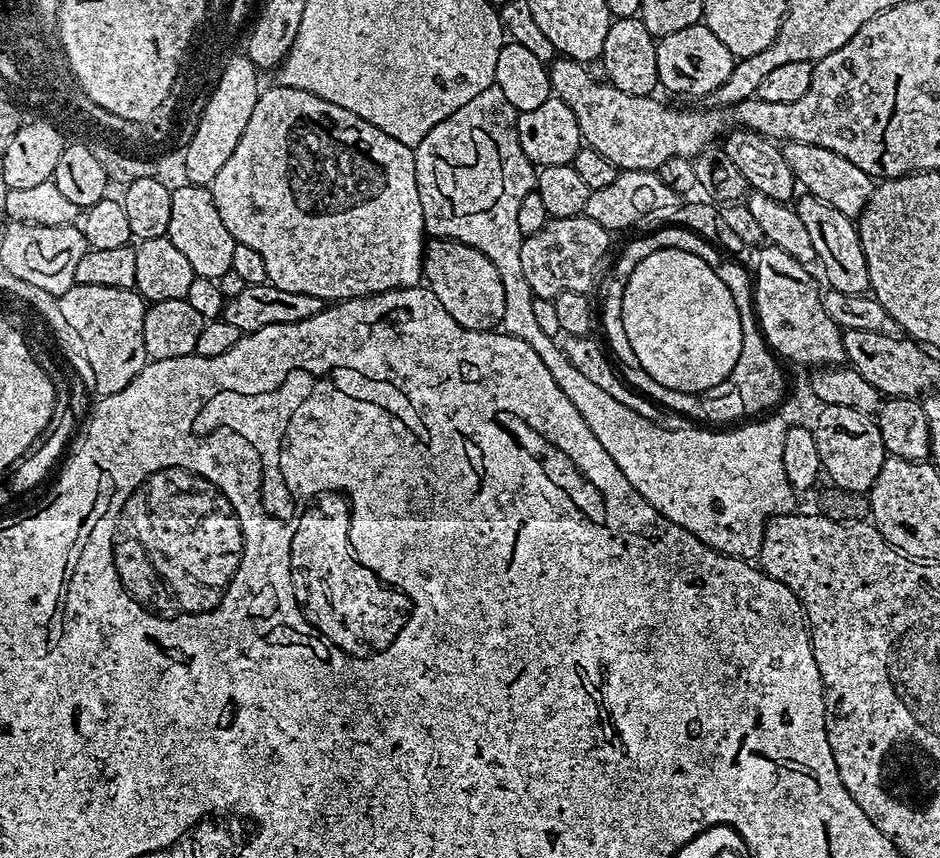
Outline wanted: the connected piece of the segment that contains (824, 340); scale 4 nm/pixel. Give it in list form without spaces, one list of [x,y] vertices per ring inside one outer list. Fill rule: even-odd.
[[[771,246],[759,249],[760,257],[754,268],[753,305],[757,316],[757,324],[773,353],[785,361],[793,360],[796,364],[814,364],[812,366],[840,366],[844,359],[844,332],[826,314],[821,296],[822,288],[816,285],[809,269],[802,262],[795,261],[784,250]]]

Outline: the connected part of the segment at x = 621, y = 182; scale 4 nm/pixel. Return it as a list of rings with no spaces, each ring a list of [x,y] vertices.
[[[644,170],[621,171],[610,182],[610,186],[602,186],[602,190],[594,190],[590,198],[586,198],[583,215],[588,216],[598,226],[606,231],[619,234],[635,224],[645,220],[648,226],[664,226],[672,222],[674,214],[682,205],[682,196],[672,189],[672,186],[663,181],[659,171],[646,172]]]

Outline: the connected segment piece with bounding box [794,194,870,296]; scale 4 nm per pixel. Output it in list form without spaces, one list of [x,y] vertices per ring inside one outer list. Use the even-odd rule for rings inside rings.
[[[807,194],[801,195],[795,201],[794,209],[810,234],[818,267],[820,266],[825,278],[828,279],[827,287],[855,296],[867,293],[870,270],[866,270],[866,254],[862,250],[857,221],[842,214],[842,210],[834,210],[834,206],[826,206],[826,202]]]

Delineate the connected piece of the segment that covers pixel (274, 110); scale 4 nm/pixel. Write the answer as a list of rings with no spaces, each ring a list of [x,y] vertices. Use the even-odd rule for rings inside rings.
[[[271,87],[261,91],[254,111],[250,113],[250,122],[246,122],[246,130],[242,130],[238,146],[234,146],[234,154],[226,158],[226,166],[218,170],[210,185],[212,201],[214,206],[218,206],[218,214],[222,214],[222,222],[226,222],[226,230],[230,230],[237,244],[250,246],[250,250],[262,254],[262,262],[266,262],[268,283],[278,286],[278,290],[294,290],[298,294],[314,294],[314,298],[322,298],[326,302],[339,302],[399,288],[417,287],[424,274],[426,233],[422,218],[422,198],[418,198],[414,149],[386,134],[386,130],[378,130],[378,126],[358,118],[358,114],[350,114],[350,110],[342,110],[342,106],[326,102],[326,98],[318,98],[318,94],[297,88]]]

